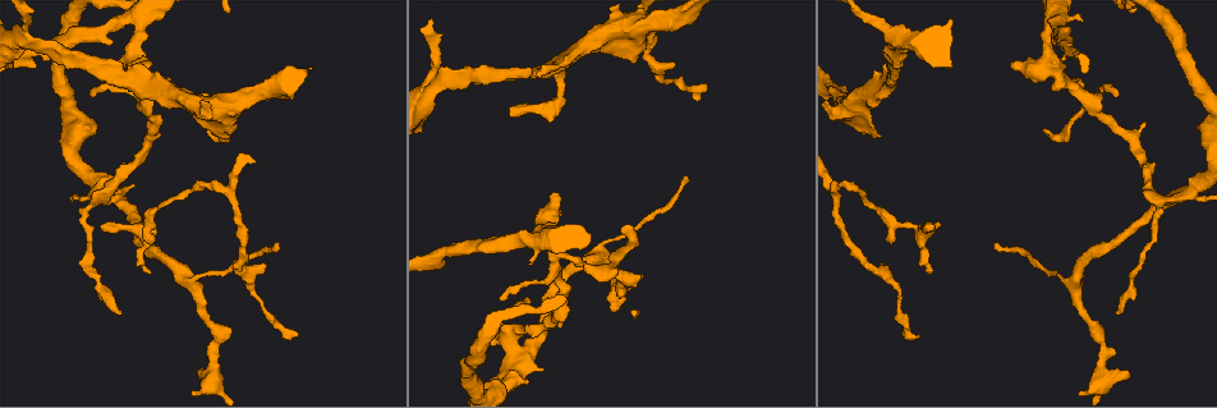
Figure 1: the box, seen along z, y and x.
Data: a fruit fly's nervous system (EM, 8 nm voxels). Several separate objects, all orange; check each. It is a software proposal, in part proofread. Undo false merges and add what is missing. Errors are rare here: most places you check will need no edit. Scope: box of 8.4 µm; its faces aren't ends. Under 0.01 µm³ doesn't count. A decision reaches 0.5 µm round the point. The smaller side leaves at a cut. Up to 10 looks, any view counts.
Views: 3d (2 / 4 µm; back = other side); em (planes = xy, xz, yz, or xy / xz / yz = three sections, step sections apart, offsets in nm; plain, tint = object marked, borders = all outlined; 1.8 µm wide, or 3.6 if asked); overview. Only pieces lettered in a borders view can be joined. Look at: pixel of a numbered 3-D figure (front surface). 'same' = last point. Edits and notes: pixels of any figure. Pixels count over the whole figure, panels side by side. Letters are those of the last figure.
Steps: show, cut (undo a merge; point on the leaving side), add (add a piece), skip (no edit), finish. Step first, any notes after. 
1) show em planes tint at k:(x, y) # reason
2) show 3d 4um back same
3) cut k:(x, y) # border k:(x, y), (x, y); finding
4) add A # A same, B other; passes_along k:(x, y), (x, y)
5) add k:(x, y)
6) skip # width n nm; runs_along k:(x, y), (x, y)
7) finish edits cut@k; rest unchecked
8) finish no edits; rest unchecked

show em 3.6um xy step 16 borders at 1:(100, 226) # branch stops here

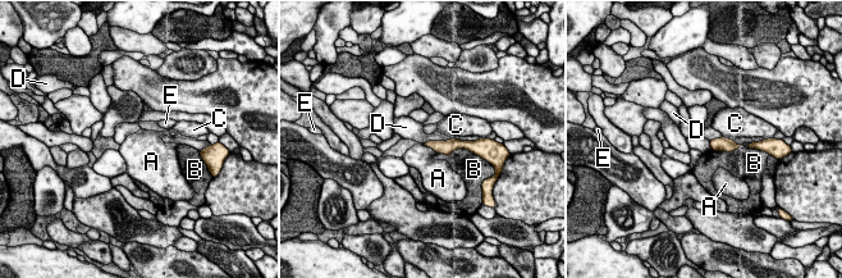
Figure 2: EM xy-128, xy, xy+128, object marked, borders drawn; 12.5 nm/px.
skip # width 120 nm; A other, B other, C other, D other, E other; border 2:(422, 144), (438, 153); no lettered piece goes on from it

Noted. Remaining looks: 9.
show 3d 4um at 1:(262, 308) # narrows sharply

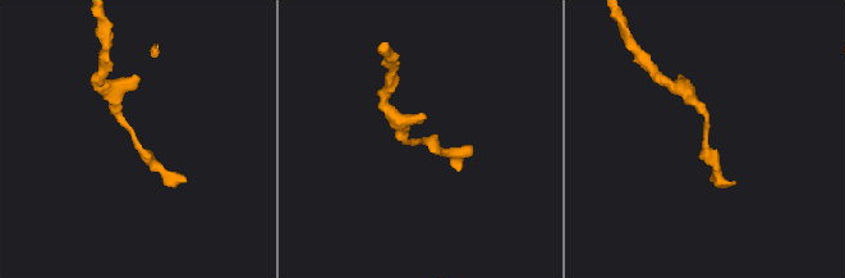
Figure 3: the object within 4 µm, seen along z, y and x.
show em planes plain at 3:(419, 143) # shape alone is not enough

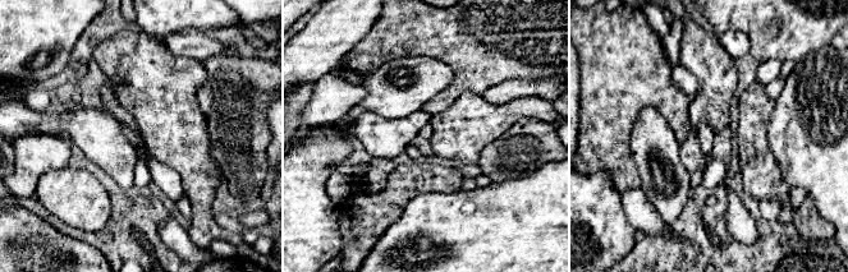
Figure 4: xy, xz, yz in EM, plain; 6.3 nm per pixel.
show em planes borders same # what lies round it

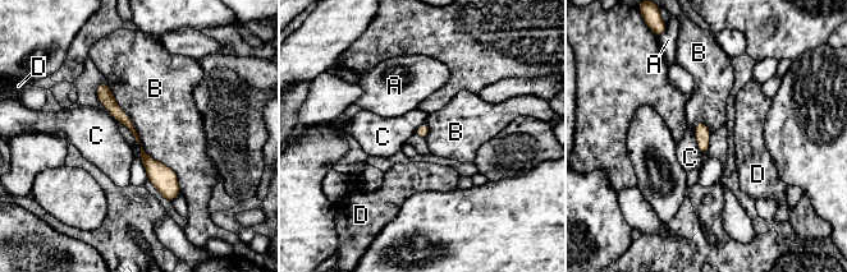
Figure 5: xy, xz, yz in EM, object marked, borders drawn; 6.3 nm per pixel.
skip # width 70 nm; A other, B other, C other, D other; runs_along 5:(102, 87), (165, 180), (169, 198); all the same neuron

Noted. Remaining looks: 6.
show em planes plain at 1:(542, 72) # arms part here

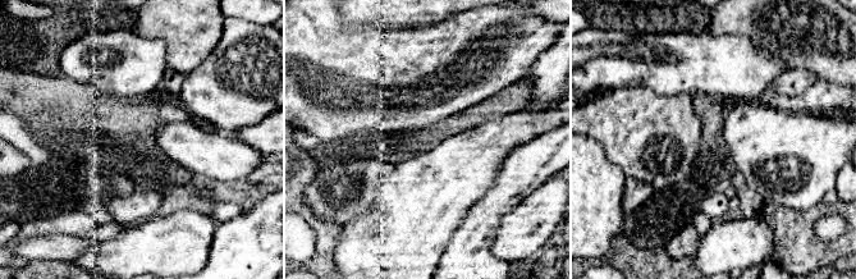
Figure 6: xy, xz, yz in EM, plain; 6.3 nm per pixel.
show em planes borders same

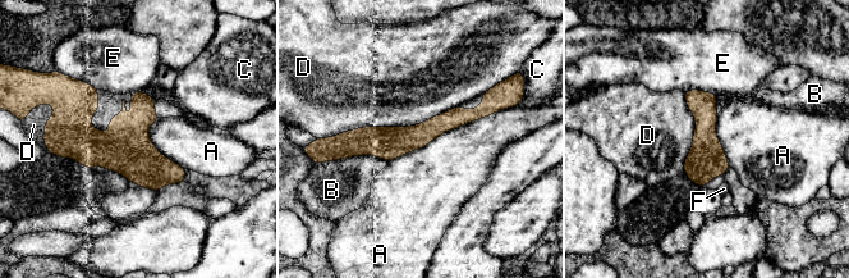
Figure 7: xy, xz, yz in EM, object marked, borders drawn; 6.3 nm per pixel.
skip # width 190 nm; A other, B other, C other, D other, E other, F other; border 7:(505, 108), (444, 131), (389, 162); all the same neuron

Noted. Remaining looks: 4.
show em planes borders at 1:(554, 254) # a fork

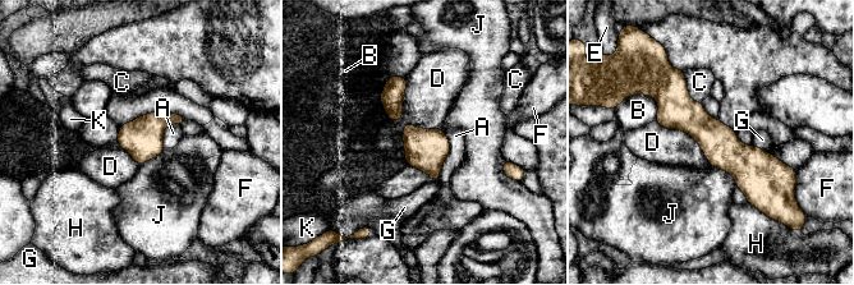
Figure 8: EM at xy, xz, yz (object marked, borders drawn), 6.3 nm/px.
skip # longest_contact D 460 nm; A other, B other, C other, D other, E other, F other, G other, H other, J other, K other; all the same neuron

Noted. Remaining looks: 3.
finish no edits; rest unchecked

